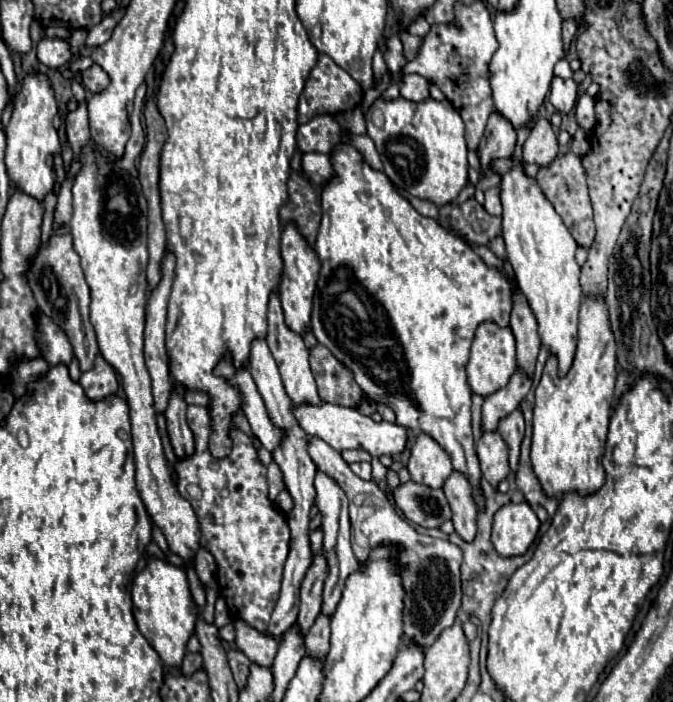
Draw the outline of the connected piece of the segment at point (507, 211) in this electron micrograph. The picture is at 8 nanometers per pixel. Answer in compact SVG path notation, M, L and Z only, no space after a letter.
M496 160L492 166L494 166L494 172L502 174L502 192L500 192L502 206L504 206L504 212L502 212L502 238L506 242L508 260L514 268L520 292L524 294L524 298L528 298L528 306L532 306L532 312L536 314L542 346L548 348L548 352L558 360L558 374L560 374L560 378L564 378L568 374L568 370L574 362L574 354L576 354L578 312L580 312L580 302L582 302L580 266L574 260L578 244L574 242L572 234L564 226L562 218L556 214L552 204L540 192L536 180L522 172L522 166L516 166L512 160Z

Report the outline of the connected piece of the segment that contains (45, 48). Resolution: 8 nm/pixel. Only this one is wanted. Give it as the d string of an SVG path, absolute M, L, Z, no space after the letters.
M42 38L38 42L38 60L48 66L48 68L60 68L64 64L70 62L72 54L70 54L70 48L68 48L68 42L66 40L60 40L60 38Z

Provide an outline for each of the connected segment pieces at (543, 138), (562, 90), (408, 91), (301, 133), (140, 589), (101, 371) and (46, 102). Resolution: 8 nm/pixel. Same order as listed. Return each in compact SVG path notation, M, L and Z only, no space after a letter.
M538 118L528 140L524 142L524 162L538 164L540 168L544 168L544 166L550 166L552 158L556 156L558 156L556 134L548 120Z
M554 78L548 100L554 104L554 108L560 114L574 112L574 108L576 108L576 82L572 78L568 78L568 80Z
M404 74L400 80L400 96L408 98L410 102L424 102L430 96L428 80L420 74Z
M316 116L298 128L296 142L302 152L328 154L340 142L340 124L332 116Z
M150 556L142 572L138 572L132 580L132 602L134 602L134 618L142 632L142 636L152 644L152 648L160 654L160 658L168 666L178 666L186 652L186 642L194 632L196 612L188 588L186 572L170 562Z
M98 356L94 368L80 376L80 386L92 402L100 402L118 392L118 378L114 368L102 356Z
M44 74L26 76L20 94L14 98L14 112L6 126L6 168L12 188L20 186L24 194L32 194L32 198L40 200L44 200L56 184L56 170L46 162L46 158L62 154L62 140L52 126L56 114L58 104L48 78Z

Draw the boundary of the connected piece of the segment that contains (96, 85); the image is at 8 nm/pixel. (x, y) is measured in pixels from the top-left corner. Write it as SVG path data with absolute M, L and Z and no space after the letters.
M90 66L88 70L82 72L82 84L84 88L88 88L90 92L100 92L102 88L108 86L108 76L100 66Z

